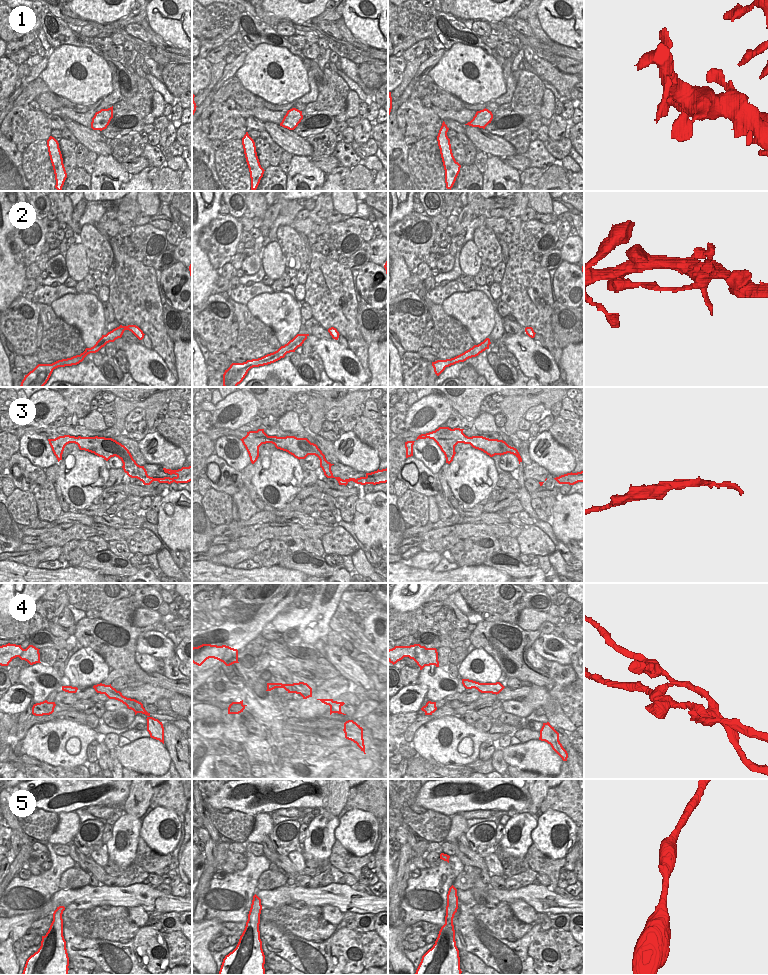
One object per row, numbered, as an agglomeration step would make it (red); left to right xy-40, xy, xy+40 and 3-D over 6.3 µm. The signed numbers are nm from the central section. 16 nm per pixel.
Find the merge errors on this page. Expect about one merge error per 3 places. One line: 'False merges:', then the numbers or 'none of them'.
False merges: 2, 4

